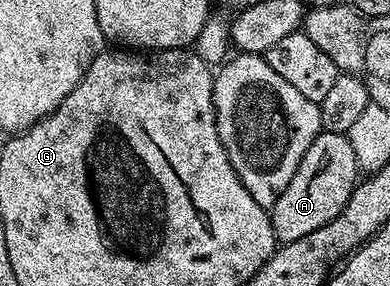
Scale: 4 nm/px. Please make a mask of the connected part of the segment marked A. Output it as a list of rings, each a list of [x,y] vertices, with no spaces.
[[[319,133],[309,144],[309,152],[301,156],[293,180],[289,180],[285,192],[269,208],[276,239],[280,243],[301,240],[301,236],[309,236],[309,232],[317,232],[317,228],[329,224],[343,211],[360,178],[357,156],[348,135]]]

